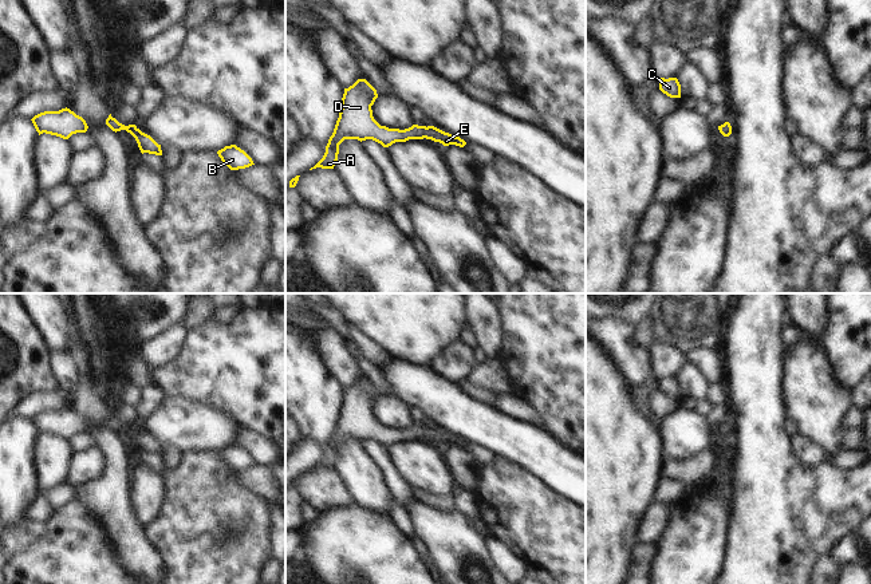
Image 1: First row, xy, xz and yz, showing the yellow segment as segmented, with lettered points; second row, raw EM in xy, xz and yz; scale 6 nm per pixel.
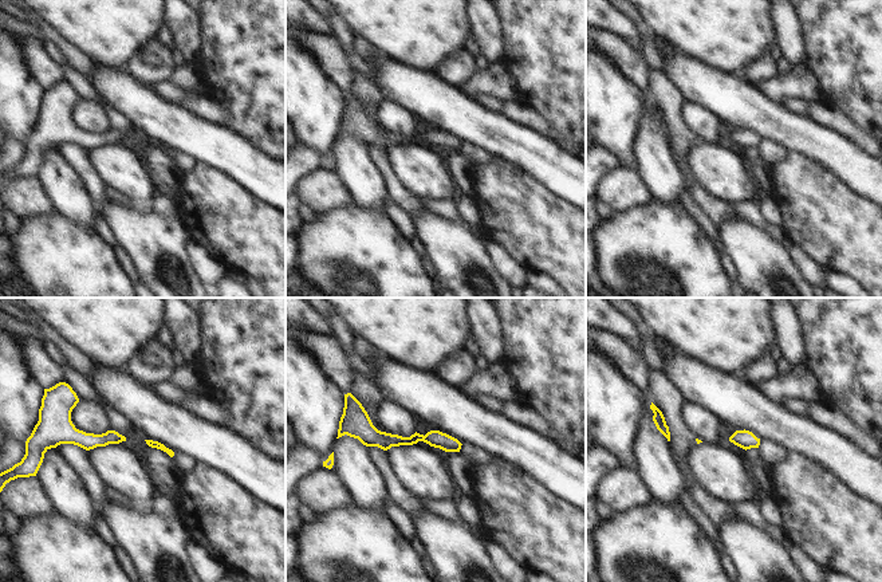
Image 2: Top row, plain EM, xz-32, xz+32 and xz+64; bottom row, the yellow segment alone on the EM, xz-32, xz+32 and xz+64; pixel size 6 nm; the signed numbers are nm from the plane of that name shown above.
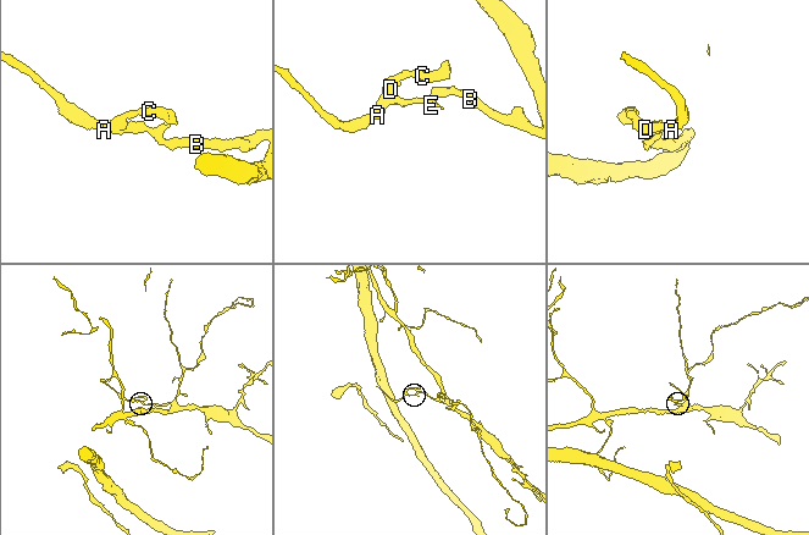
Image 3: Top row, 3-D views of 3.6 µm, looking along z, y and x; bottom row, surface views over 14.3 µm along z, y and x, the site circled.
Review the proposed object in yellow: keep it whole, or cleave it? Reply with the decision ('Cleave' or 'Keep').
Keep.

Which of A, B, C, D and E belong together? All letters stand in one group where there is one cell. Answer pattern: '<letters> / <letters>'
A B C D E

